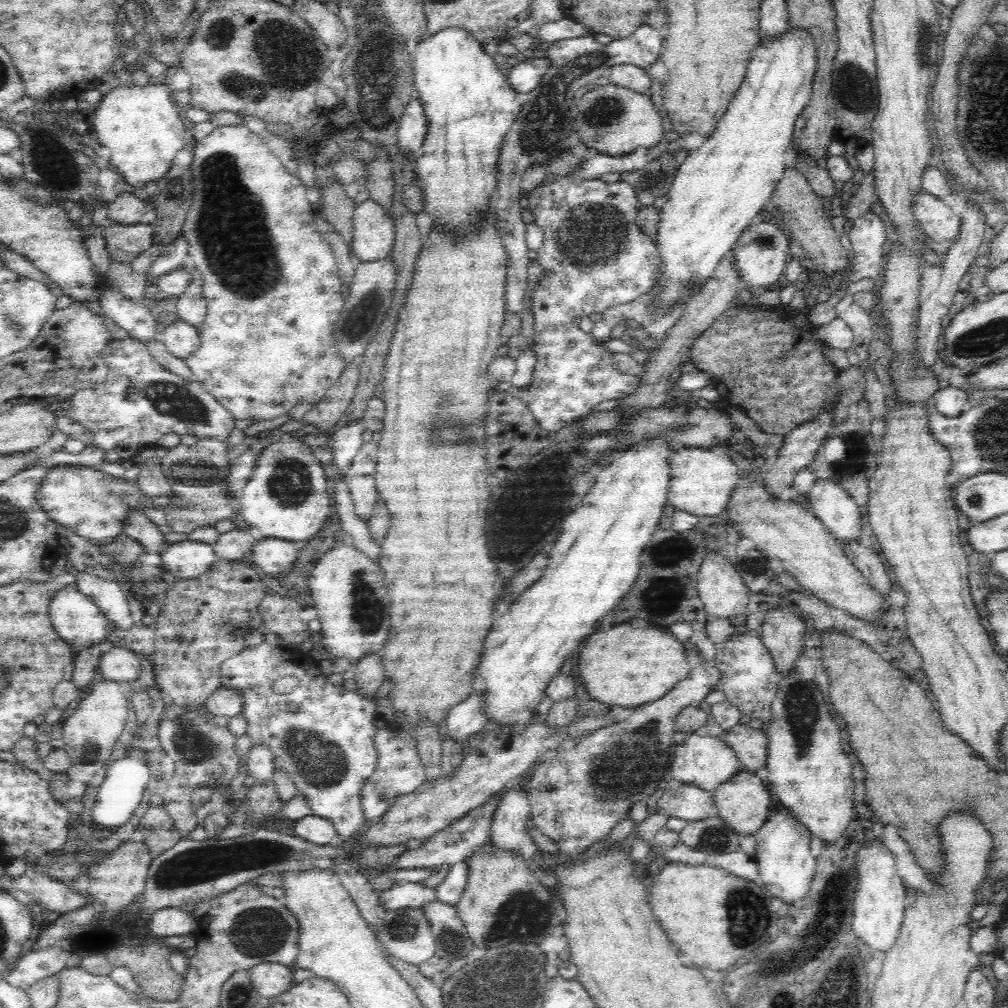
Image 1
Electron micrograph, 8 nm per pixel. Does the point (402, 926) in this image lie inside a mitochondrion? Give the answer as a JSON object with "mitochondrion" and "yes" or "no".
{"mitochondrion":"yes"}

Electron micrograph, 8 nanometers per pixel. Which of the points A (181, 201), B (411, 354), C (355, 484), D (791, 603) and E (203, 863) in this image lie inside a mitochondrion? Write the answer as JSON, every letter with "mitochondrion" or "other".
{"A":"mitochondrion","B":"other","C":"other","D":"other","E":"mitochondrion"}

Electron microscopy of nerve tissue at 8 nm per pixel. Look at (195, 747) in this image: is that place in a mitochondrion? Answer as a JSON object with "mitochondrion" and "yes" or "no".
{"mitochondrion":"yes"}

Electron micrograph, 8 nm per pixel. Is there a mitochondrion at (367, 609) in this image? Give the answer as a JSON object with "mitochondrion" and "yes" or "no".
{"mitochondrion":"yes"}

